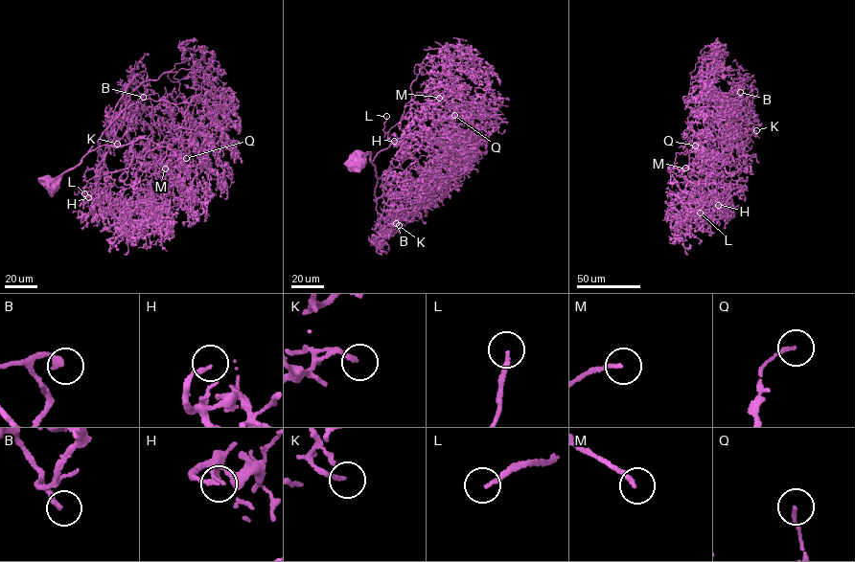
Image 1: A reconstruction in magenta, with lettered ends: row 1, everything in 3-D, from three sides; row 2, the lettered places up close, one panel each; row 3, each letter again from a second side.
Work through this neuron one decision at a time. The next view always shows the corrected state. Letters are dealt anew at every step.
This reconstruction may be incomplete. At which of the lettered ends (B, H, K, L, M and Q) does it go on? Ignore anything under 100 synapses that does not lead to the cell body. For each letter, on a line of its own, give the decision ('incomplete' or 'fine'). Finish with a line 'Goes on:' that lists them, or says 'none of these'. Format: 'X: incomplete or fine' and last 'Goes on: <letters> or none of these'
B: incomplete
H: fine
K: fine
L: incomplete
M: incomplete
Q: fine
Goes on: B, L, M

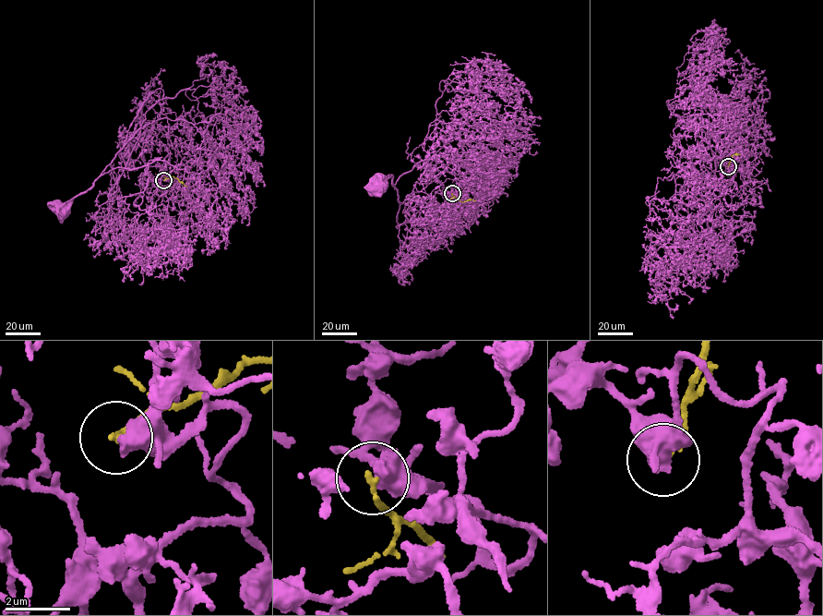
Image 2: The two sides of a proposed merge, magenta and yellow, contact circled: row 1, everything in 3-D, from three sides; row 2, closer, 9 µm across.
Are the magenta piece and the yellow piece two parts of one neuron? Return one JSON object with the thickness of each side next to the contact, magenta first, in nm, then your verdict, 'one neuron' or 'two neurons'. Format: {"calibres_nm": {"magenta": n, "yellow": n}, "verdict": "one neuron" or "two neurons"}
{"calibres_nm": {"magenta": 600, "yellow": 190}, "verdict": "two neurons"}

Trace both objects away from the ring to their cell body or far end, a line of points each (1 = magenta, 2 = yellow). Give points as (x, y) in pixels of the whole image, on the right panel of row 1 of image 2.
1: (728, 165), (730, 161), (741, 170), (733, 169), (741, 153), (713, 106), (708, 223), (722, 250)
2: (727, 165), (733, 154), (740, 153)

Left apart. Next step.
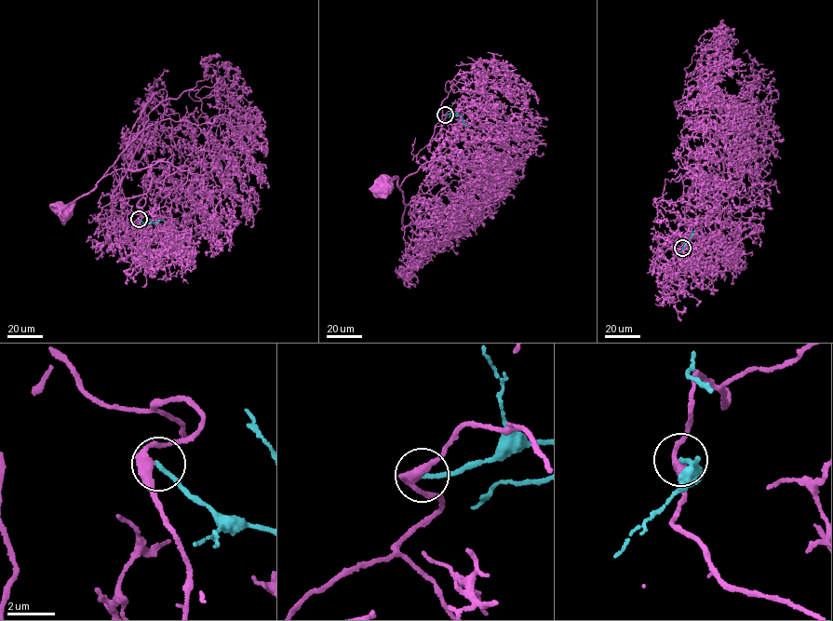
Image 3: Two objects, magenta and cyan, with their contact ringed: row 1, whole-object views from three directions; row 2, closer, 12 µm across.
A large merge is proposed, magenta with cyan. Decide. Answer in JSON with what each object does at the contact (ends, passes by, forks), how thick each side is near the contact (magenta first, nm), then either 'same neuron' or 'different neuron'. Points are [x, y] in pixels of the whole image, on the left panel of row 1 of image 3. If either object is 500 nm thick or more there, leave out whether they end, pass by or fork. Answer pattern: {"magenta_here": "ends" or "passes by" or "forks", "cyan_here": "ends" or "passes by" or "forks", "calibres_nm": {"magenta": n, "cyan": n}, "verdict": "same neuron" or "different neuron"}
{"magenta_here": "passes by", "cyan_here": "ends", "calibres_nm": {"magenta": 360, "cyan": 180}, "verdict": "different neuron"}

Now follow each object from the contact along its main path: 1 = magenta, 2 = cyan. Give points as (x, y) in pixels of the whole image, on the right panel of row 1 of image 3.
1: (682, 248), (700, 228), (684, 215), (696, 183), (718, 204), (716, 224), (731, 252)
2: (682, 248), (695, 229)

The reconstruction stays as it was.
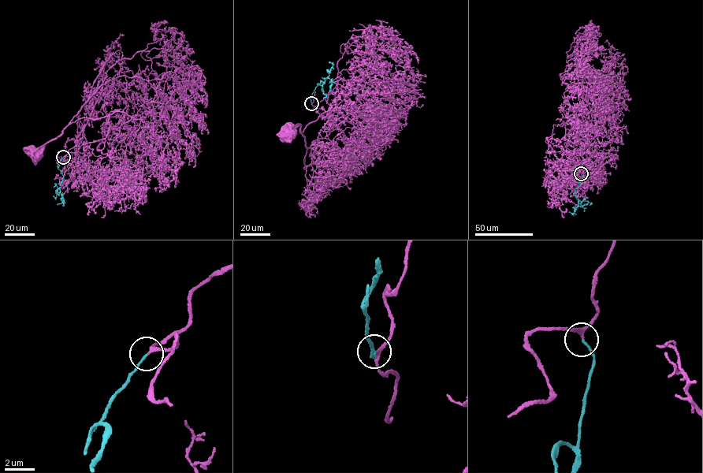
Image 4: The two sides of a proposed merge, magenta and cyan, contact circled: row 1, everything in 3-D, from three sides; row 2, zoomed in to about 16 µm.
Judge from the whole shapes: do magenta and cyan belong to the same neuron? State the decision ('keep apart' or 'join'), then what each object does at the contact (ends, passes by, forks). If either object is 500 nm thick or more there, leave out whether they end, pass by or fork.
join; magenta passes by; cyan ends there

